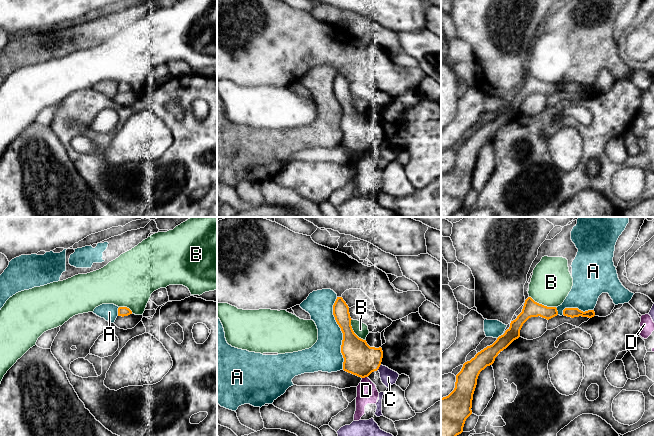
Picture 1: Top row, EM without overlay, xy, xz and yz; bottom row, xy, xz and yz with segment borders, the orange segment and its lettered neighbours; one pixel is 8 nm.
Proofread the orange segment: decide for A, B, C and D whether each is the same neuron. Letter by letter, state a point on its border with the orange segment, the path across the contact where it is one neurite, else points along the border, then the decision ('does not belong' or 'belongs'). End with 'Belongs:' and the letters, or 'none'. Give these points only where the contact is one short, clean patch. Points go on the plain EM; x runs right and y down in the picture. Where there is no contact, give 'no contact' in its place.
A: meets orange in xz at (342, 108); does not belong
B: meets orange in yz at (541, 80); border along yz (529, 72), (539, 79), (555, 83); does not belong
C: meets orange in xz at (379, 142); does not belong
D: meets orange in xz at (364, 153); does not belong
Belongs: none

